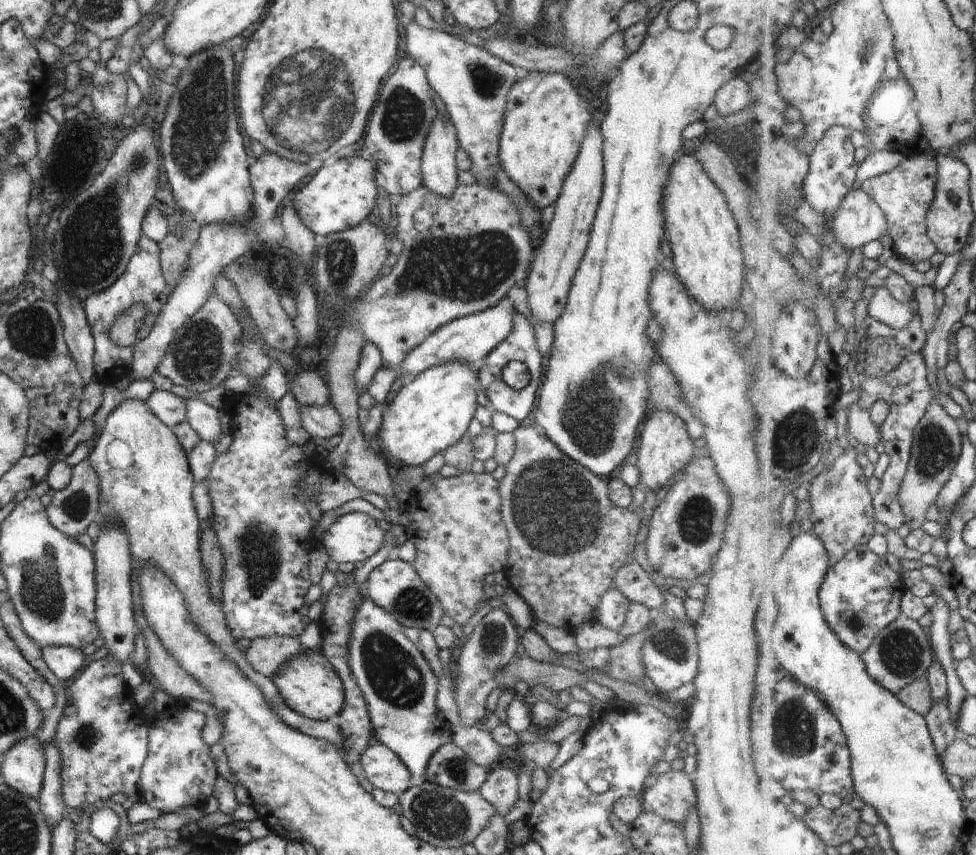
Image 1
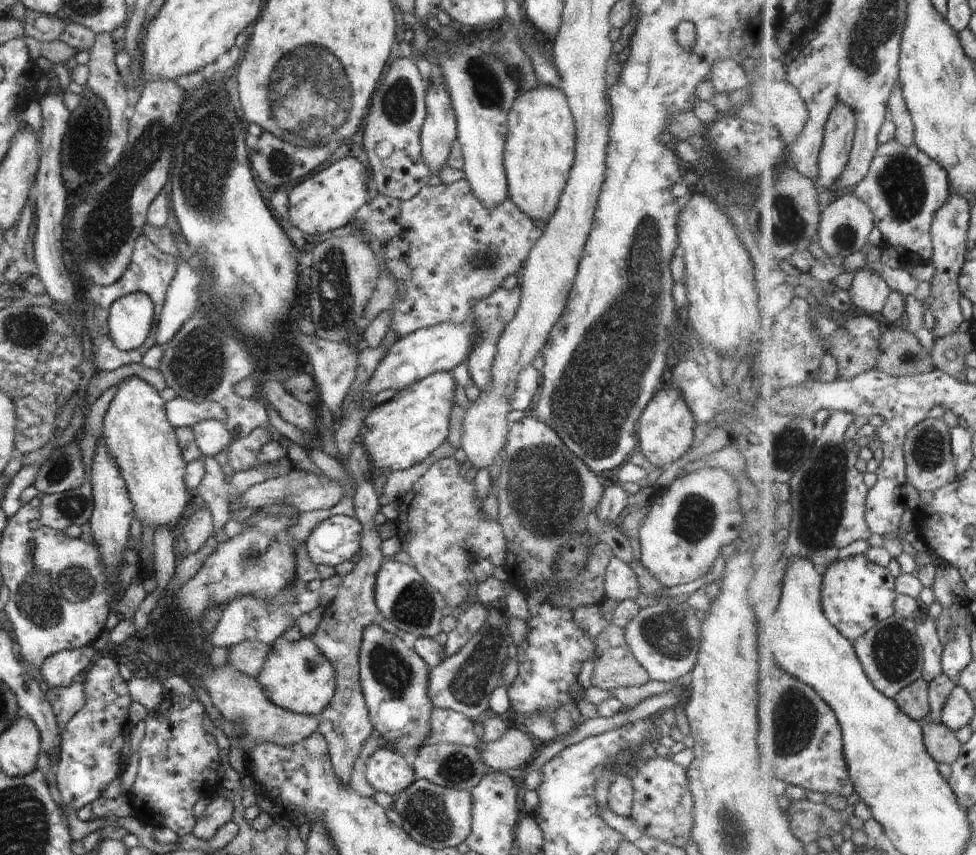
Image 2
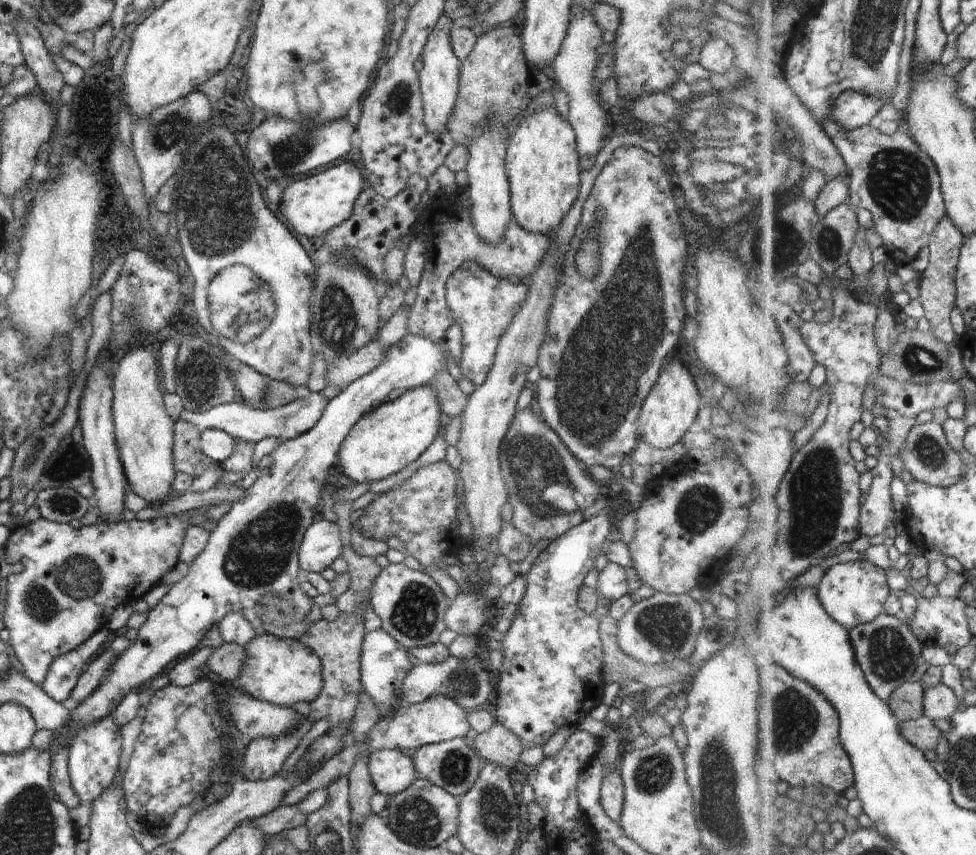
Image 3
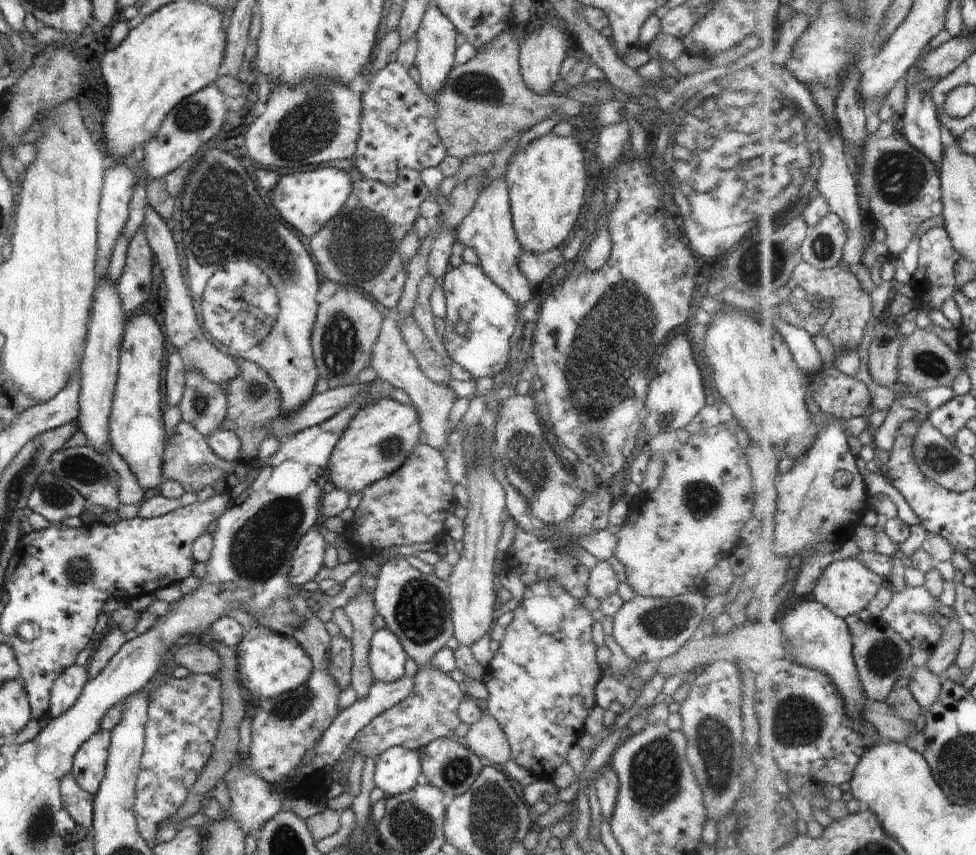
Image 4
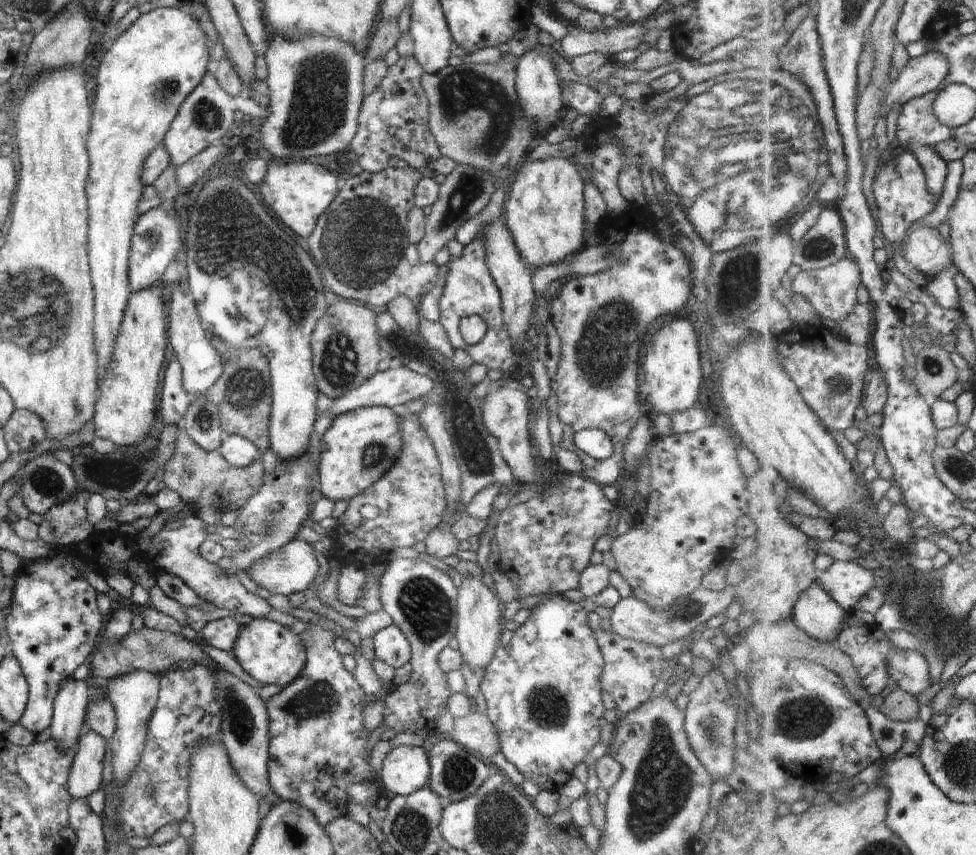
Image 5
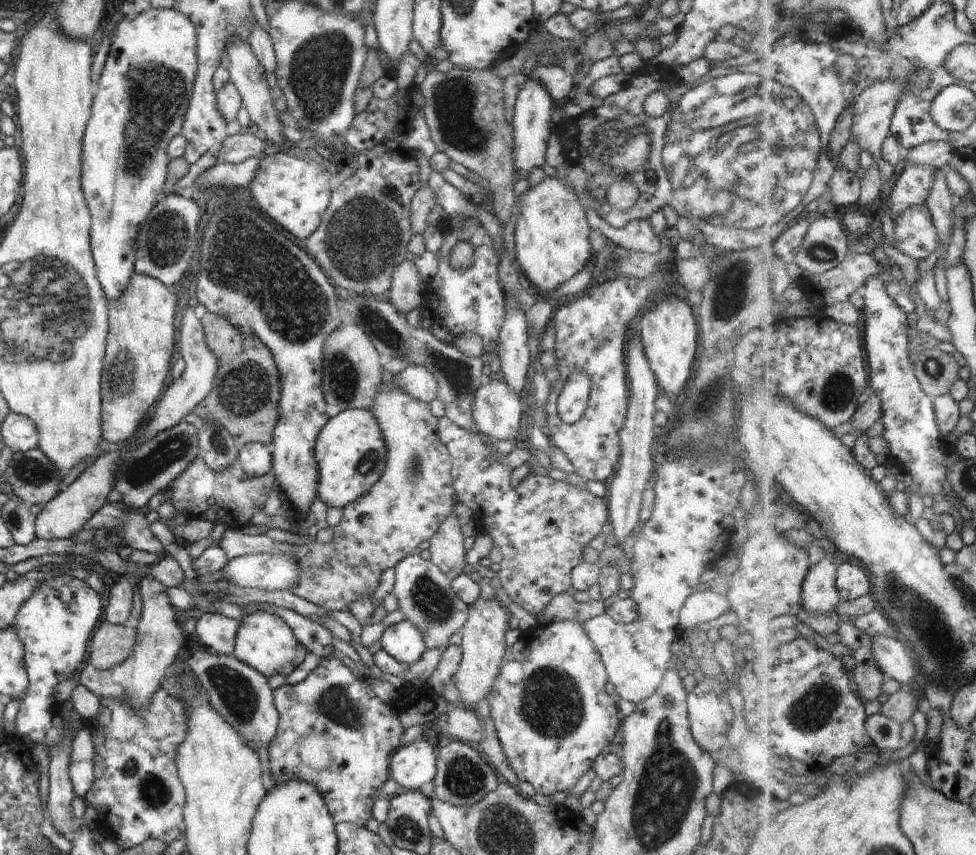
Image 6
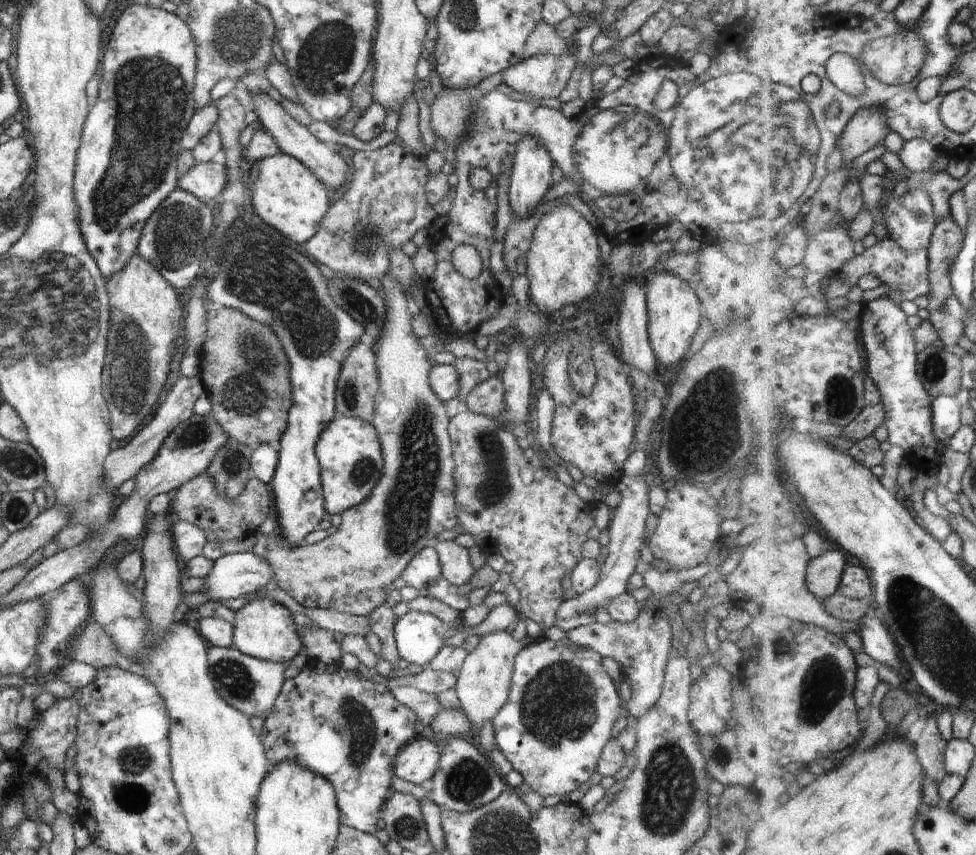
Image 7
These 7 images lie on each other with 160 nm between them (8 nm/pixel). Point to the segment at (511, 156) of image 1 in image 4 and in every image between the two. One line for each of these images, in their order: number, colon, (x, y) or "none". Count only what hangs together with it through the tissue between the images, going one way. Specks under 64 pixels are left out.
2: (539, 151)
3: (542, 161)
4: (547, 186)

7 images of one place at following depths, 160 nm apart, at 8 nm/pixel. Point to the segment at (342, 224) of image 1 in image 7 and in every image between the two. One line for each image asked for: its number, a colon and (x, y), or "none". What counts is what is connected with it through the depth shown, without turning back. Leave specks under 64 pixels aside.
2: (330, 199)
3: (314, 205)
4: (306, 200)
5: (299, 192)
6: (294, 193)
7: (284, 194)

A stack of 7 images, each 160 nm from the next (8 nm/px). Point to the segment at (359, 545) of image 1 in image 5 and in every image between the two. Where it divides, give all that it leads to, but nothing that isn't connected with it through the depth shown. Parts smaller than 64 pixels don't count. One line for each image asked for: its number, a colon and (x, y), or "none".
2: (335, 539)
3: (321, 544)
4: (307, 559)
5: (291, 569)

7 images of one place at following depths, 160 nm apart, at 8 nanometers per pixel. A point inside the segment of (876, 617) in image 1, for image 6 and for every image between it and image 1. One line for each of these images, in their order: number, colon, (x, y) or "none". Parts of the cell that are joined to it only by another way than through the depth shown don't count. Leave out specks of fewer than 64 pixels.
2: (857, 594)
3: (854, 593)
4: (848, 586)
5: (848, 582)
6: (853, 583)

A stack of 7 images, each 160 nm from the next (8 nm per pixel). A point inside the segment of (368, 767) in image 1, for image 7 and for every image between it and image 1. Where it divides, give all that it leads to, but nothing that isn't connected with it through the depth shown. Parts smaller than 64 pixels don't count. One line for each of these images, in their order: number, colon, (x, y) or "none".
2: (387, 771)
3: (391, 771)
4: (396, 770)
5: (406, 769)
6: (411, 766)
7: (417, 762)

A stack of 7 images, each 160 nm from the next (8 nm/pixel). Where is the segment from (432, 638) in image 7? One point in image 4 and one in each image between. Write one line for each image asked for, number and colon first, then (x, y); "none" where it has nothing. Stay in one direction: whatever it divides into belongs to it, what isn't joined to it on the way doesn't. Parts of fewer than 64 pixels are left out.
4: (387, 657)
5: (391, 646)
6: (404, 642)

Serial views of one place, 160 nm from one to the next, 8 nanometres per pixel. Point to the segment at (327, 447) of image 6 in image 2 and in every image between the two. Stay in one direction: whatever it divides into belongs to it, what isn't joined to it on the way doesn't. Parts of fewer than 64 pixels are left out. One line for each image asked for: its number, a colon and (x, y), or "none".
2: (397, 434)
3: (385, 440)
4: (378, 438)
5: (358, 448)

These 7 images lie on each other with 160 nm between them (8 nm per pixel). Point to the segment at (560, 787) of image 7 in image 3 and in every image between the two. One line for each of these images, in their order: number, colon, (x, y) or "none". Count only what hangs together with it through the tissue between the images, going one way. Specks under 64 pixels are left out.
3: (552, 676)
4: (541, 682)
5: (542, 689)
6: (553, 716)

